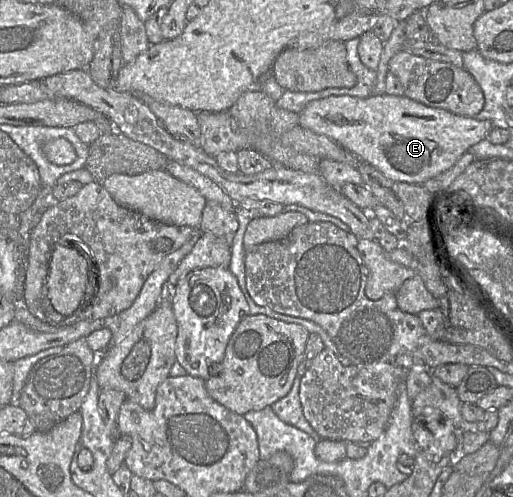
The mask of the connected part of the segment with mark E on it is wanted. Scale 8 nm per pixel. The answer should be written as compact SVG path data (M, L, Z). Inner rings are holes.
M386 93L366 98L340 95L314 100L299 113L299 126L329 137L394 182L420 185L450 169L471 146L488 137L494 128L489 120L457 115L445 109L426 106L404 95Z

